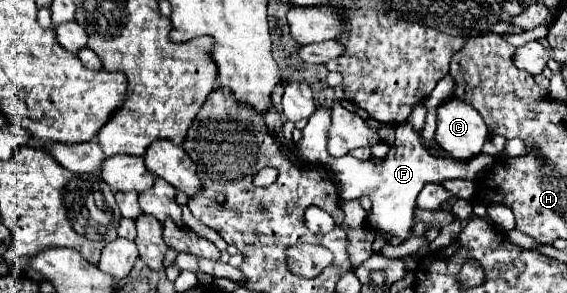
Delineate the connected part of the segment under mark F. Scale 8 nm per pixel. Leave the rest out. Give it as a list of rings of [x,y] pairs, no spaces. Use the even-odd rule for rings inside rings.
[[[397,125],[395,130],[395,143],[389,149],[387,157],[383,161],[359,161],[351,155],[345,157],[329,157],[325,167],[333,175],[333,181],[341,185],[341,197],[369,197],[371,199],[371,213],[367,217],[369,227],[375,233],[387,233],[391,237],[409,239],[413,233],[413,221],[415,221],[415,199],[423,185],[427,183],[443,183],[445,179],[467,179],[477,181],[485,171],[491,169],[495,163],[495,157],[491,155],[477,155],[469,161],[455,161],[451,157],[433,157],[423,147],[421,139],[417,139],[417,131],[409,125]]]

